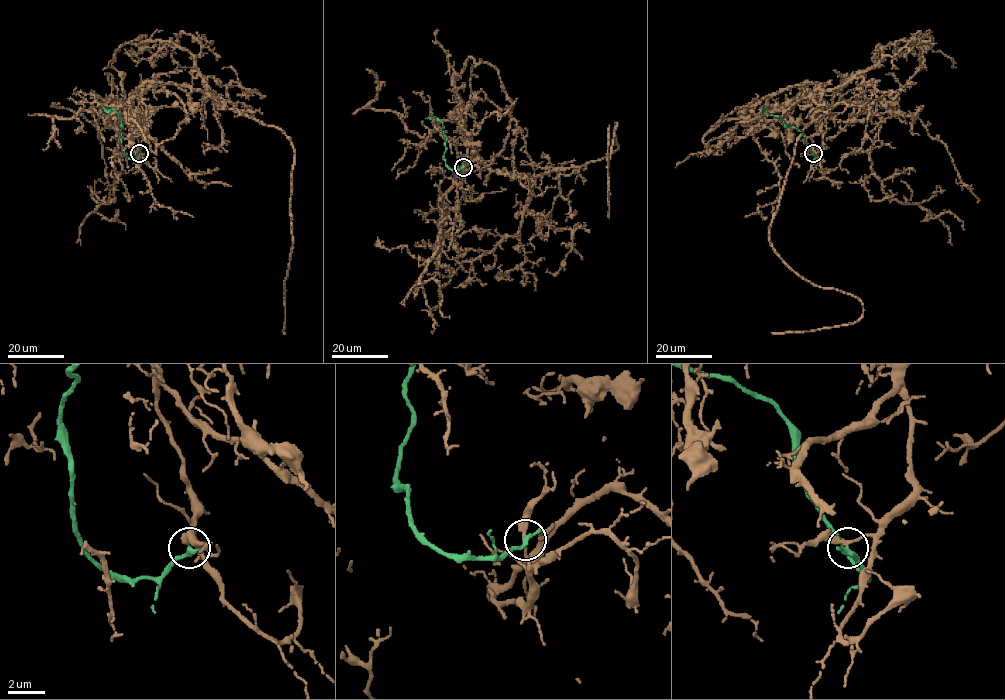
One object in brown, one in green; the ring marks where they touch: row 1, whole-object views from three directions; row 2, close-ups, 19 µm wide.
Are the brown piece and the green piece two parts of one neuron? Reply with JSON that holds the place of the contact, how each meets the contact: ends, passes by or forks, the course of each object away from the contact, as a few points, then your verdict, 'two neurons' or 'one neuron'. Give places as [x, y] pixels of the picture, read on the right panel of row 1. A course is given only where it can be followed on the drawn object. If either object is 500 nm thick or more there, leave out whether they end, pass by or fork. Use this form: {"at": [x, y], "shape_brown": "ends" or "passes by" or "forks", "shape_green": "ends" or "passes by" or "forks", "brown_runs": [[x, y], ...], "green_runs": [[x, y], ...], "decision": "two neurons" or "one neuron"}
{"at": [813, 153], "shape_brown": "passes by", "shape_green": "ends", "brown_runs": [[813, 153], [829, 108], [806, 82], [822, 99], [769, 242], [807, 280], [855, 296], [863, 315], [771, 333]], "green_runs": [[813, 154], [801, 131], [763, 111], [764, 105]], "decision": "two neurons"}

